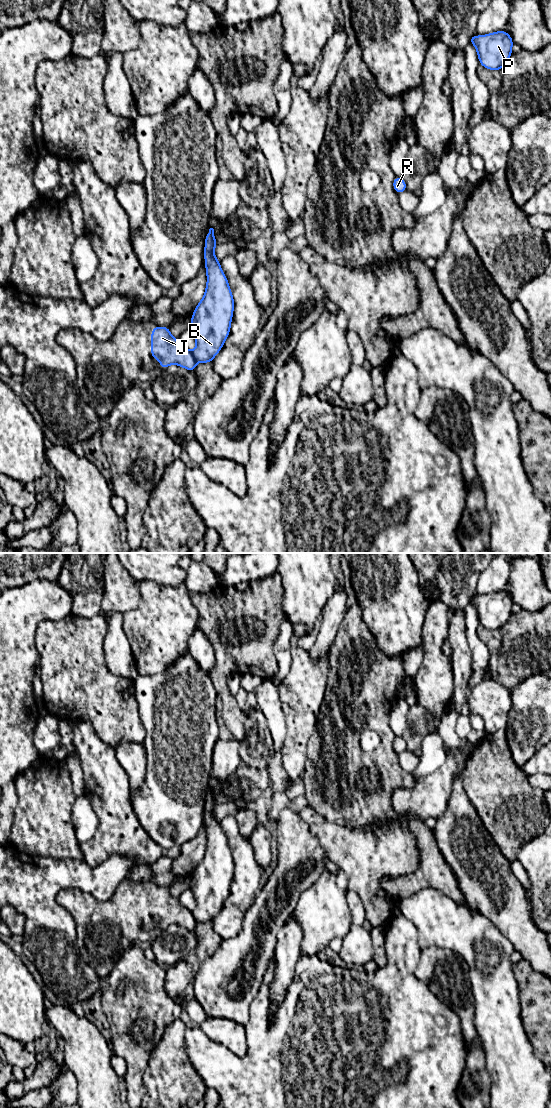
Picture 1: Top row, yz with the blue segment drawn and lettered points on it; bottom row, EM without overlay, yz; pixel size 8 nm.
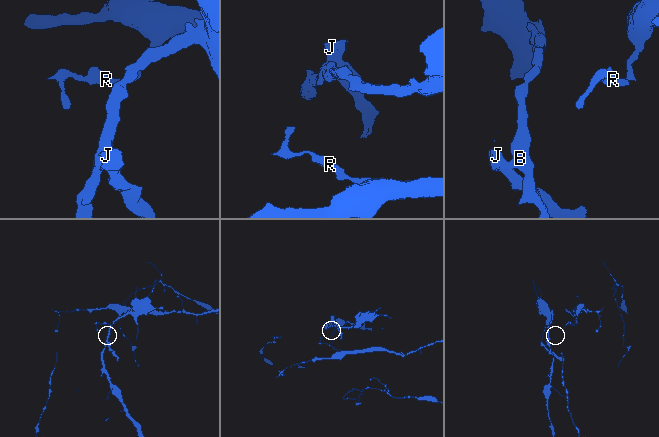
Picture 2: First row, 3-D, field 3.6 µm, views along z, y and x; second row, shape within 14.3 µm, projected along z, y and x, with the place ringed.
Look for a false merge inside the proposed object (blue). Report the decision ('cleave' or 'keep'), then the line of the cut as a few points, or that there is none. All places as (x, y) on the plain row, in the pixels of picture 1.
cleave | yz (191, 912), (196, 921)

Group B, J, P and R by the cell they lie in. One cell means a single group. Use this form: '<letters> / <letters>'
B P R / J

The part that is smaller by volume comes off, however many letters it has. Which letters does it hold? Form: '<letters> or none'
J

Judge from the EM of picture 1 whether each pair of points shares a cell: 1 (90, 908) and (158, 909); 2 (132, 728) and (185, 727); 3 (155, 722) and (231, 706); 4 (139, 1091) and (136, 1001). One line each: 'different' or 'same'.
1: same
2: different
3: different
4: same

